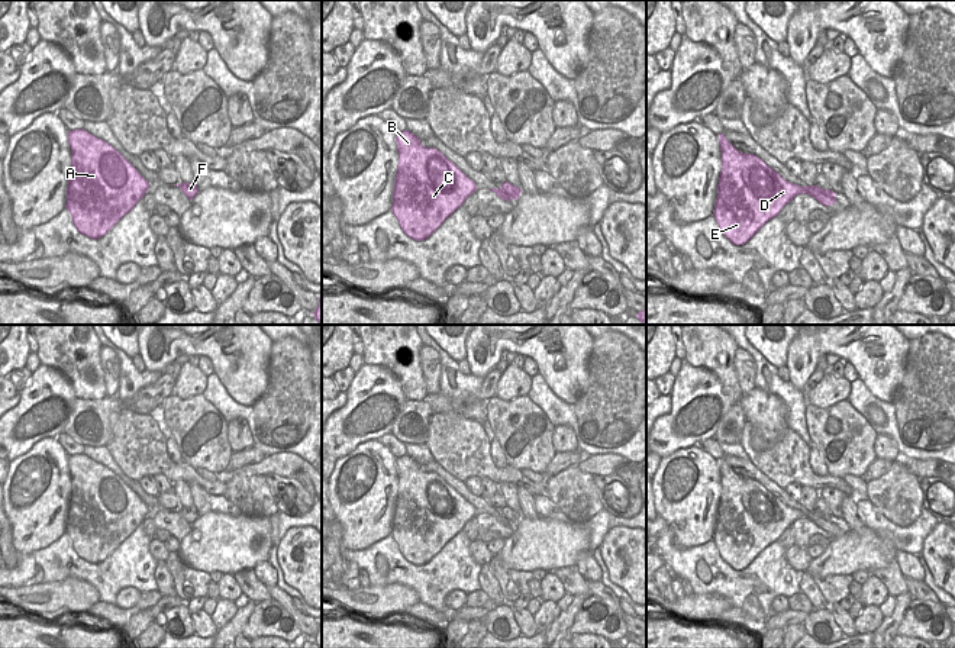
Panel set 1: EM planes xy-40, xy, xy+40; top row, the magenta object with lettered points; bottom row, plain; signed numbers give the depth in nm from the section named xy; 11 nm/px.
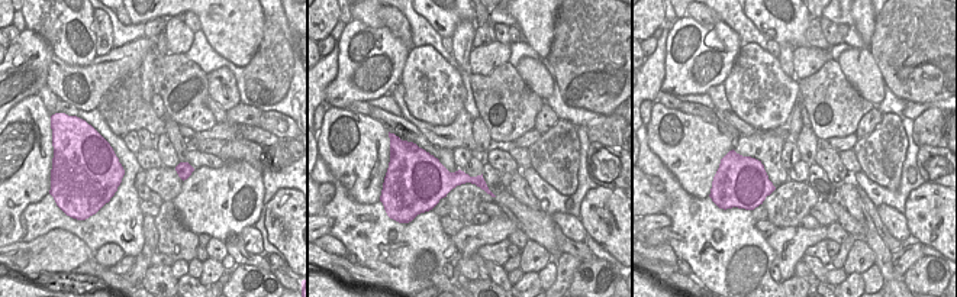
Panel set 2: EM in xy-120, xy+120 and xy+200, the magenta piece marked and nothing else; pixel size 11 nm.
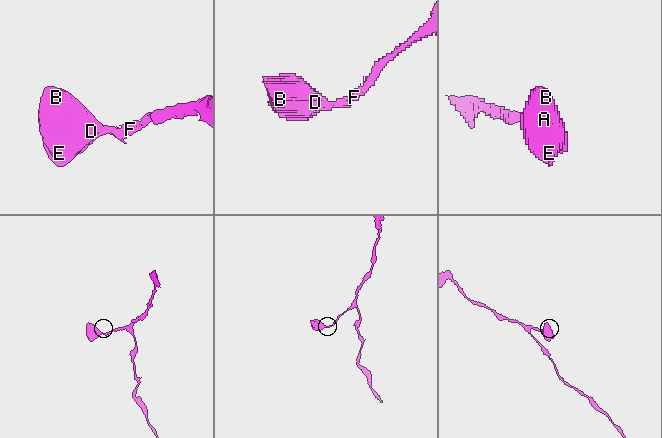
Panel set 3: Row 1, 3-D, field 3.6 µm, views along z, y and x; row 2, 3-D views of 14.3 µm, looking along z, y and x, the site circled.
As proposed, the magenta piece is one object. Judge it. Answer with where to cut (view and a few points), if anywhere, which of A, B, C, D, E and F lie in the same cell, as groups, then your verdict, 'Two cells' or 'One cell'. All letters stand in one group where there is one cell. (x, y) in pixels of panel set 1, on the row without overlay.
No split. Groups: A B C D E F. One cell.

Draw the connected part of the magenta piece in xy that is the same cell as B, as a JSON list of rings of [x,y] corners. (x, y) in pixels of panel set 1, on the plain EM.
[[[409,455],[396,458],[399,490],[393,515],[391,536],[401,555],[414,565],[428,564],[465,523],[475,518],[477,510],[452,486],[436,473],[426,473]]]

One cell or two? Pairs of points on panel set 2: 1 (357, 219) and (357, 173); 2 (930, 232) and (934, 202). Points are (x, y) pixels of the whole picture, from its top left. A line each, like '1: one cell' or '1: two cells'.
1: two cells
2: one cell

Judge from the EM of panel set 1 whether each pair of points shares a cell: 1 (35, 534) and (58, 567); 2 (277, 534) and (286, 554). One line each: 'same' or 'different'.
1: different
2: different

